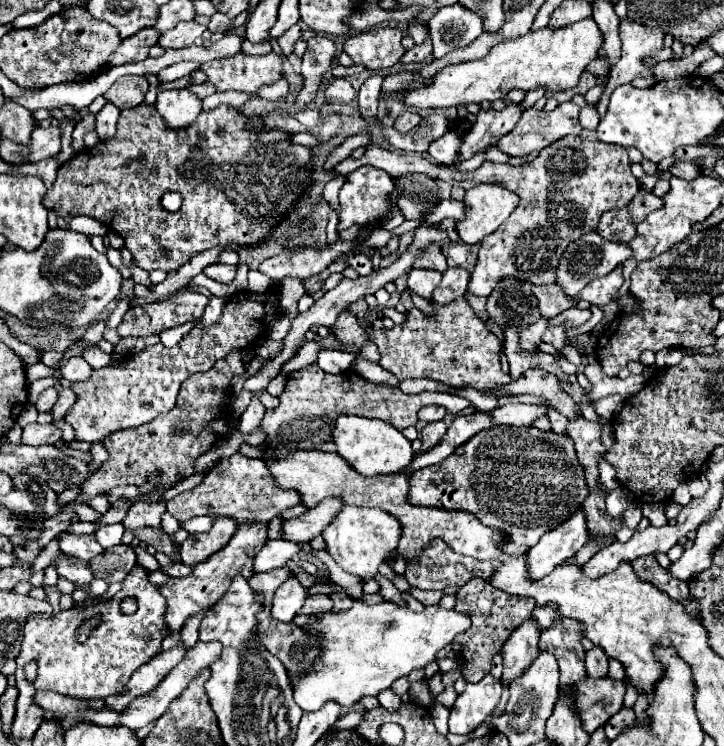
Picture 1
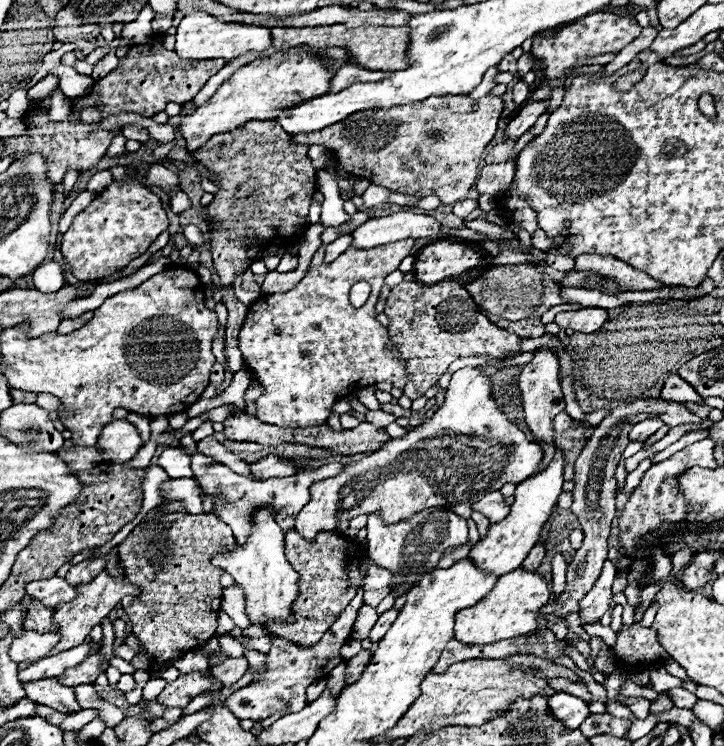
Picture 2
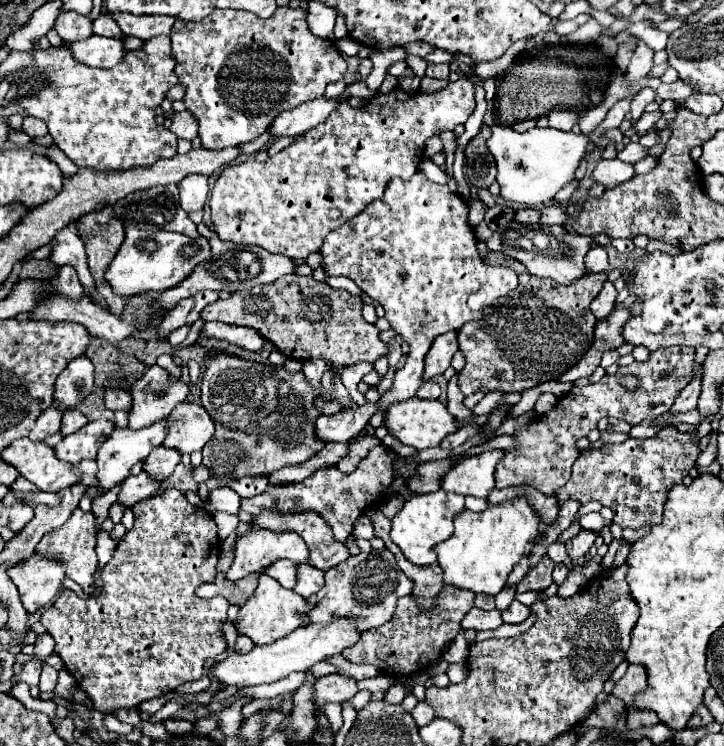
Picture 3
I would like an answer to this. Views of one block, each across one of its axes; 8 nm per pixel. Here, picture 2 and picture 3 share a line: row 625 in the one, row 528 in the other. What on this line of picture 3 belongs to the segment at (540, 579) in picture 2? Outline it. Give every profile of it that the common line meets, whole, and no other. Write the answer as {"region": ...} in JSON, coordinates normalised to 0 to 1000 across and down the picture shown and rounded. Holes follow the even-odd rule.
{"region":[[[713,665],[691,676],[674,676],[669,686],[638,684],[627,697],[627,716],[599,737],[613,764],[613,783],[685,799],[702,777],[710,756],[735,737],[743,718],[746,689],[729,676],[727,665]]]}

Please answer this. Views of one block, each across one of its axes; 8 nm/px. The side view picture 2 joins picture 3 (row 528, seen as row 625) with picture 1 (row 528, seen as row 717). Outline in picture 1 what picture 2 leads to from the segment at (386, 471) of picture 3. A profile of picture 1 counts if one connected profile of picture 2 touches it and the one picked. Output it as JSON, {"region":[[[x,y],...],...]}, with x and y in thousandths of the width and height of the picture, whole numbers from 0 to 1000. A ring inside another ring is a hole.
{"region":[[[329,702],[323,718],[318,721],[318,727],[301,737],[296,745],[290,745],[285,753],[279,756],[271,756],[265,761],[265,769],[257,772],[257,775],[240,775],[238,780],[229,780],[224,786],[224,796],[232,807],[232,818],[229,818],[229,834],[232,834],[232,842],[235,847],[240,845],[249,845],[257,834],[260,826],[298,810],[307,796],[315,791],[315,780],[326,772],[337,772],[340,777],[351,772],[351,748],[354,743],[362,737],[362,732],[367,729],[370,718],[370,702]]]}

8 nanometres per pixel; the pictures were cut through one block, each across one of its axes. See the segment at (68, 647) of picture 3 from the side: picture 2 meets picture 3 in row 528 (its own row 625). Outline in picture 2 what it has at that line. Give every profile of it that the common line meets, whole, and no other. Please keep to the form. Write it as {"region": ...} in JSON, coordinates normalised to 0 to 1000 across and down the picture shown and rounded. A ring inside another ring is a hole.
{"region":[[[204,686],[199,697],[180,713],[180,718],[163,732],[163,748],[166,759],[171,761],[171,772],[180,783],[185,783],[193,796],[185,802],[180,812],[174,812],[174,820],[180,823],[182,850],[199,863],[202,879],[207,882],[204,901],[229,895],[238,885],[251,882],[257,874],[276,871],[279,863],[285,863],[296,847],[298,847],[298,831],[304,818],[304,799],[307,799],[307,764],[293,759],[293,748],[304,743],[309,735],[323,735],[326,724],[315,702],[309,702],[296,689],[251,689],[251,686]]]}

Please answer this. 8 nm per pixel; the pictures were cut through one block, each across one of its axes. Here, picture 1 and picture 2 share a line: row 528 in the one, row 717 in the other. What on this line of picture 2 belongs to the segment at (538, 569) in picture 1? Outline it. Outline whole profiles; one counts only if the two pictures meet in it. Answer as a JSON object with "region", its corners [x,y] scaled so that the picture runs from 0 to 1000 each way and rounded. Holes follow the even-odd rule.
{"region":[[[771,928],[768,933],[757,936],[757,949],[762,960],[768,960],[768,965],[773,965],[779,976],[787,979],[796,979],[815,960],[812,944],[782,928]]]}

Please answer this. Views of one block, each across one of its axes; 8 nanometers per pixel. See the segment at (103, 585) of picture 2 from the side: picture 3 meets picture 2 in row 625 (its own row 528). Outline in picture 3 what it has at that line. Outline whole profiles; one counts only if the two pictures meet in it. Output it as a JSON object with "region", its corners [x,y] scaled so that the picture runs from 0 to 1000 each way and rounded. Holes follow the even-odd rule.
{"region":[[[105,681],[91,702],[86,702],[80,710],[69,713],[66,729],[64,729],[64,718],[52,727],[50,740],[58,743],[58,745],[86,751],[91,756],[91,772],[99,775],[102,780],[108,780],[119,796],[127,796],[127,794],[133,794],[130,769],[135,764],[135,748],[133,748],[133,740],[130,740],[133,716],[135,716],[135,705],[133,705],[130,686],[116,686],[116,684]]]}

